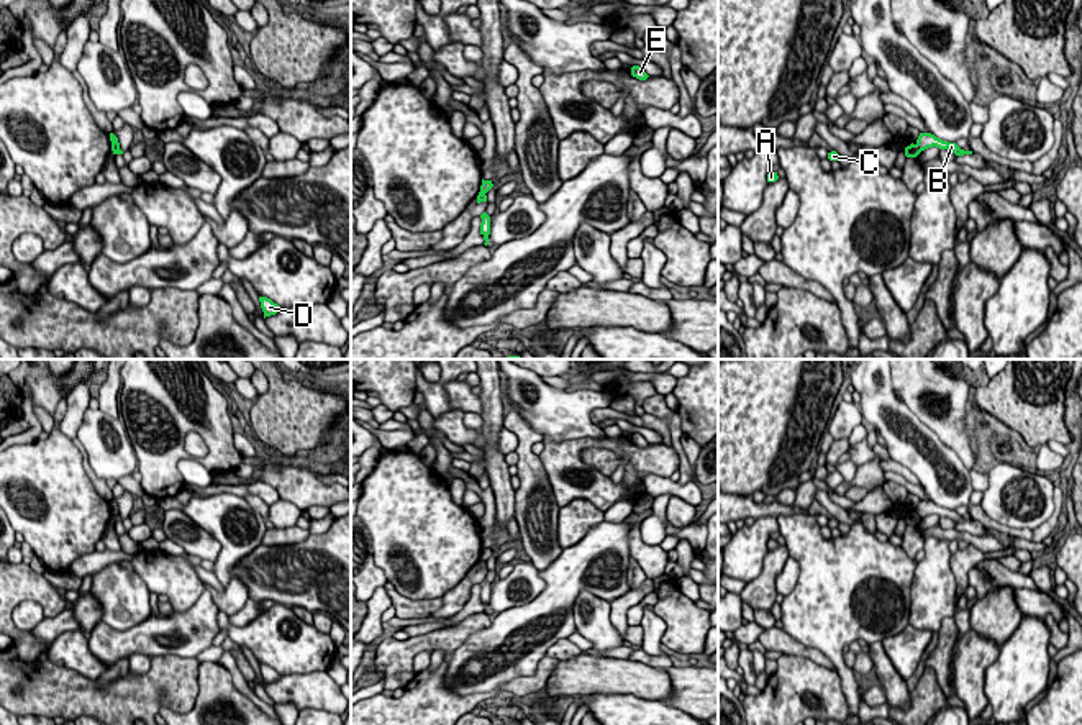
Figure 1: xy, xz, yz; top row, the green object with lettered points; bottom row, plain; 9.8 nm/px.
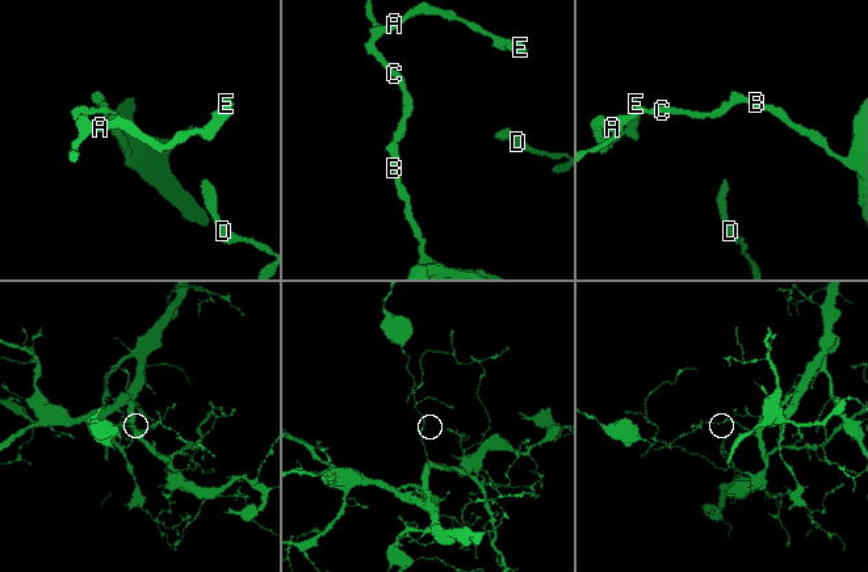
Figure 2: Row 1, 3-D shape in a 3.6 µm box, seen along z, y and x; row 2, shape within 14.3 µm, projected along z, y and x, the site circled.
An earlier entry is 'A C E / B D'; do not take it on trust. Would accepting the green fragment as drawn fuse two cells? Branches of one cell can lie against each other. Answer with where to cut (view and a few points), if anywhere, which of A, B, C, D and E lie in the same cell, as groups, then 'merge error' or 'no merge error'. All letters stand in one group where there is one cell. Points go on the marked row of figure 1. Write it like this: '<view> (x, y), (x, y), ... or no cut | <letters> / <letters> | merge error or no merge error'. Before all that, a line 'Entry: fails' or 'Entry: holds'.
Entry: holds
yz (915, 145), (922, 150) | A C E / B D | merge error

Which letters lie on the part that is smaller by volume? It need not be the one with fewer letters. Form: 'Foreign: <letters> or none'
Foreign: A, C, E

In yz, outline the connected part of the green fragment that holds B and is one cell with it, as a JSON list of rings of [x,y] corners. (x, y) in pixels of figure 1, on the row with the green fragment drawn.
[[[920,133],[920,136],[916,139],[916,146],[921,151],[936,146],[939,149],[948,149],[948,151],[954,153],[956,156],[972,154],[972,151],[964,151],[956,143],[943,141],[931,133]]]

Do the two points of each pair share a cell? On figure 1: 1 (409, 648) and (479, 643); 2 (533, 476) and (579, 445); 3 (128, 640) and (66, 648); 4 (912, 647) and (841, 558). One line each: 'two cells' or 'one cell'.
1: two cells
2: two cells
3: two cells
4: two cells

